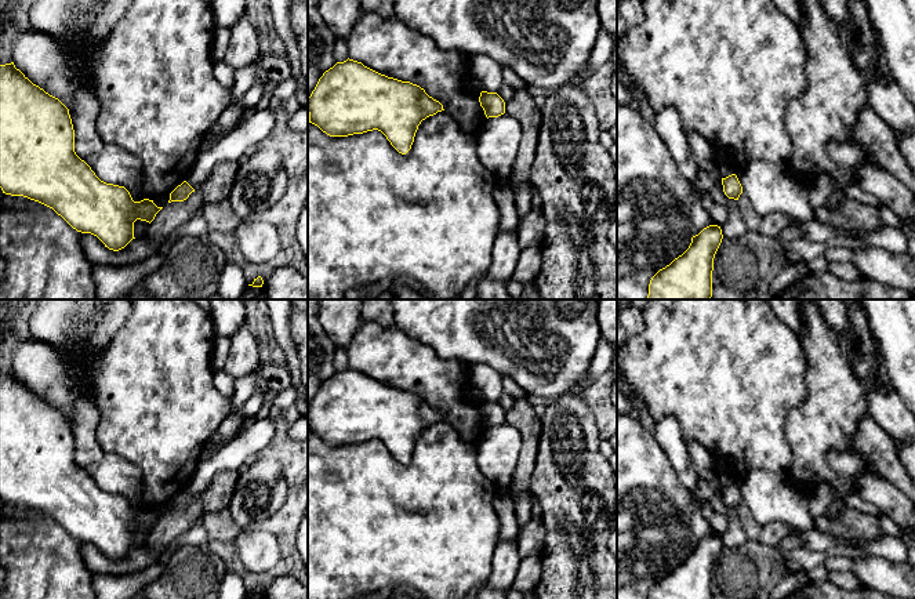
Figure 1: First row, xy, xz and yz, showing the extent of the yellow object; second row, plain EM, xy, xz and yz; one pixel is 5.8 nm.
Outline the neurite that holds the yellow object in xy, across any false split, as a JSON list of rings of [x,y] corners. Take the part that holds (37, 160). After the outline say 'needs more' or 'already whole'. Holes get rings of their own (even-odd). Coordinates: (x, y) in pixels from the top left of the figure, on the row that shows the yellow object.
[[[14,62],[0,65],[0,188],[52,208],[73,229],[97,236],[113,251],[134,237],[137,219],[152,222],[163,208],[153,200],[134,202],[124,186],[101,181],[75,152],[75,130],[69,109],[33,84]]]; already whole

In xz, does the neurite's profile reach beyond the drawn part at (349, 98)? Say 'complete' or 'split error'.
complete

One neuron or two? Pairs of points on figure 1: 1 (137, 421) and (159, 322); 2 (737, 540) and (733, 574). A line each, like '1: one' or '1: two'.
1: one
2: two

